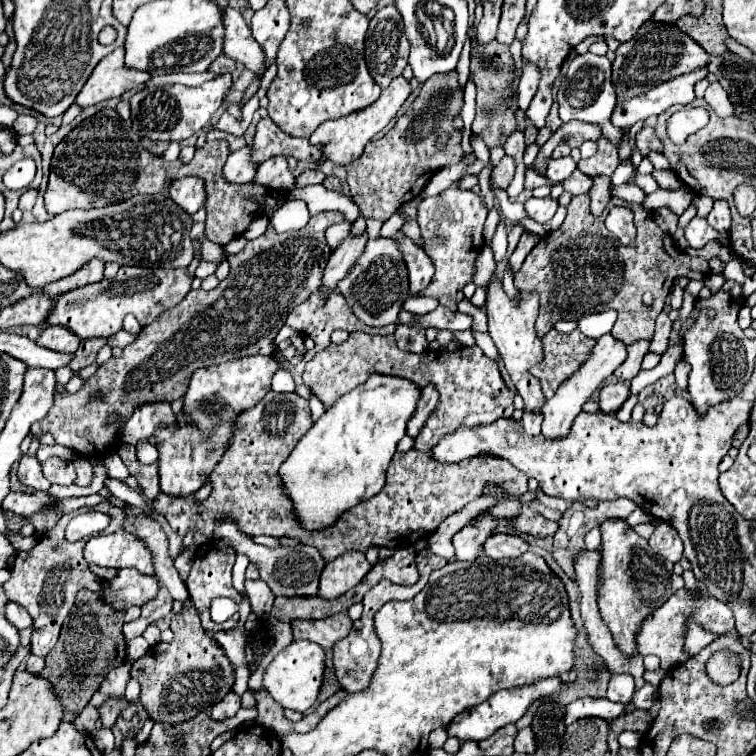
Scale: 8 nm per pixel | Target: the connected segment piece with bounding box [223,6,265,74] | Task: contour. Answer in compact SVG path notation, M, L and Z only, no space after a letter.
M227 6L223 10L223 22L225 22L223 54L233 58L233 60L239 60L249 70L253 70L253 74L259 74L263 70L265 54L261 52L259 44L253 40L251 30L245 24L241 12Z

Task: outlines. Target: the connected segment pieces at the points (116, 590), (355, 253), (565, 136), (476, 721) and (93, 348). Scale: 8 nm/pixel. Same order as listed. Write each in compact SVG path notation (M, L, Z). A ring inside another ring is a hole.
M123 568L115 578L103 582L101 602L113 610L127 610L131 606L143 606L157 596L159 582L155 576L141 576L133 568Z
M361 234L357 238L345 238L345 242L331 254L331 258L327 262L327 268L323 272L323 278L321 278L323 300L329 292L335 290L337 282L345 278L345 274L351 270L355 260L365 250L365 244L367 244L367 234Z
M573 120L573 122L567 122L563 124L559 130L555 130L551 134L551 138L547 140L547 144L539 150L537 154L537 160L533 164L533 170L537 170L537 174L545 174L545 160L551 156L551 152L567 140L567 144L571 148L579 148L581 142L585 140L597 140L601 136L601 128L595 126L595 124L587 124L587 122L579 122L579 120Z
M545 678L545 680L537 680L537 684L529 684L525 688L513 688L513 690L495 692L493 696L489 696L489 700L481 702L479 706L471 708L471 710L461 712L459 716L455 716L453 722L447 726L447 736L457 738L461 744L469 742L469 740L475 740L475 742L485 740L493 732L497 732L499 728L503 728L503 726L507 726L511 722L517 722L535 700L539 700L543 696L549 696L553 692L559 692L561 688L563 688L563 684L561 684L559 678Z
M99 338L99 340L87 340L87 342L83 340L83 342L79 344L79 348L77 348L73 360L69 362L71 370L77 372L77 370L81 370L81 368L93 364L93 362L95 362L95 356L97 356L97 352L99 352L99 348L103 348L105 344L107 344L105 338Z

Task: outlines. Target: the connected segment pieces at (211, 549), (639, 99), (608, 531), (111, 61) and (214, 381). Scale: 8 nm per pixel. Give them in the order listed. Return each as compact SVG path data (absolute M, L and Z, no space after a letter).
M209 540L205 544L201 544L197 550L195 550L195 560L193 560L193 568L191 568L191 574L187 578L187 588L189 588L189 594L191 598L195 600L195 608L201 616L201 624L205 630L211 630L211 632L219 632L221 628L223 630L231 630L237 626L237 620L239 620L239 613L235 613L227 622L223 624L215 624L211 618L209 618L209 604L213 598L217 596L227 596L227 598L233 598L235 602L241 602L241 596L239 592L233 588L231 584L231 566L235 562L235 550L229 548L225 542L221 540Z
M701 68L697 72L689 72L683 76L677 76L669 82L663 82L649 92L635 96L633 100L627 100L625 104L619 104L611 116L611 124L617 128L629 128L639 120L647 120L649 116L659 116L673 104L689 104L695 100L693 84L697 80L703 80L707 76L707 68Z
M607 520L601 524L601 550L603 550L603 582L601 584L601 598L599 598L599 612L603 622L613 632L615 644L625 654L637 654L635 634L641 622L657 610L661 604L669 600L679 588L683 588L683 578L673 572L673 564L655 554L647 540L641 538L627 526L623 520Z
M117 48L97 64L93 76L89 76L89 84L85 84L75 100L81 108L95 106L109 98L119 98L123 92L133 90L135 86L145 84L151 78L149 72L125 68L123 54L125 50Z
M247 356L213 368L195 370L185 394L187 418L199 428L213 428L223 420L237 418L243 410L253 408L271 390L271 376L277 370L279 364L271 356Z

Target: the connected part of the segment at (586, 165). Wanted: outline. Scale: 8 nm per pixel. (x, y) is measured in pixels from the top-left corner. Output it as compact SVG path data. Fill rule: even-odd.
M601 136L597 140L597 146L599 146L597 154L591 156L591 158L587 158L587 160L579 160L577 168L583 174L591 176L591 178L595 178L595 176L611 176L615 172L615 168L619 166L617 146L611 144L609 140L605 140L605 136Z

